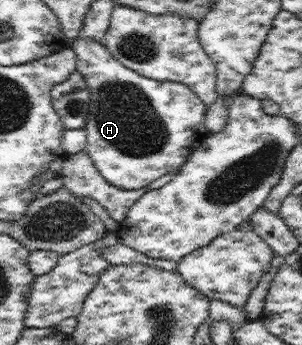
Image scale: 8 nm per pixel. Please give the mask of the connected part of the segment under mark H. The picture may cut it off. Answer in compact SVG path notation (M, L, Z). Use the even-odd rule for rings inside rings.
M75 39L71 47L76 54L77 72L82 74L90 91L85 151L110 185L125 190L140 189L161 176L176 173L192 151L211 135L204 125L207 105L188 86L141 76L112 57L104 41Z

